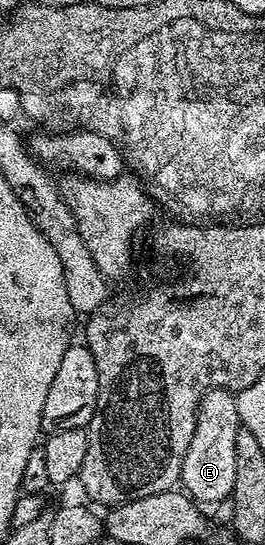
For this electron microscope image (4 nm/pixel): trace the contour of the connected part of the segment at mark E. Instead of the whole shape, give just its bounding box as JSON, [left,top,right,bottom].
[180,389,240,503]

